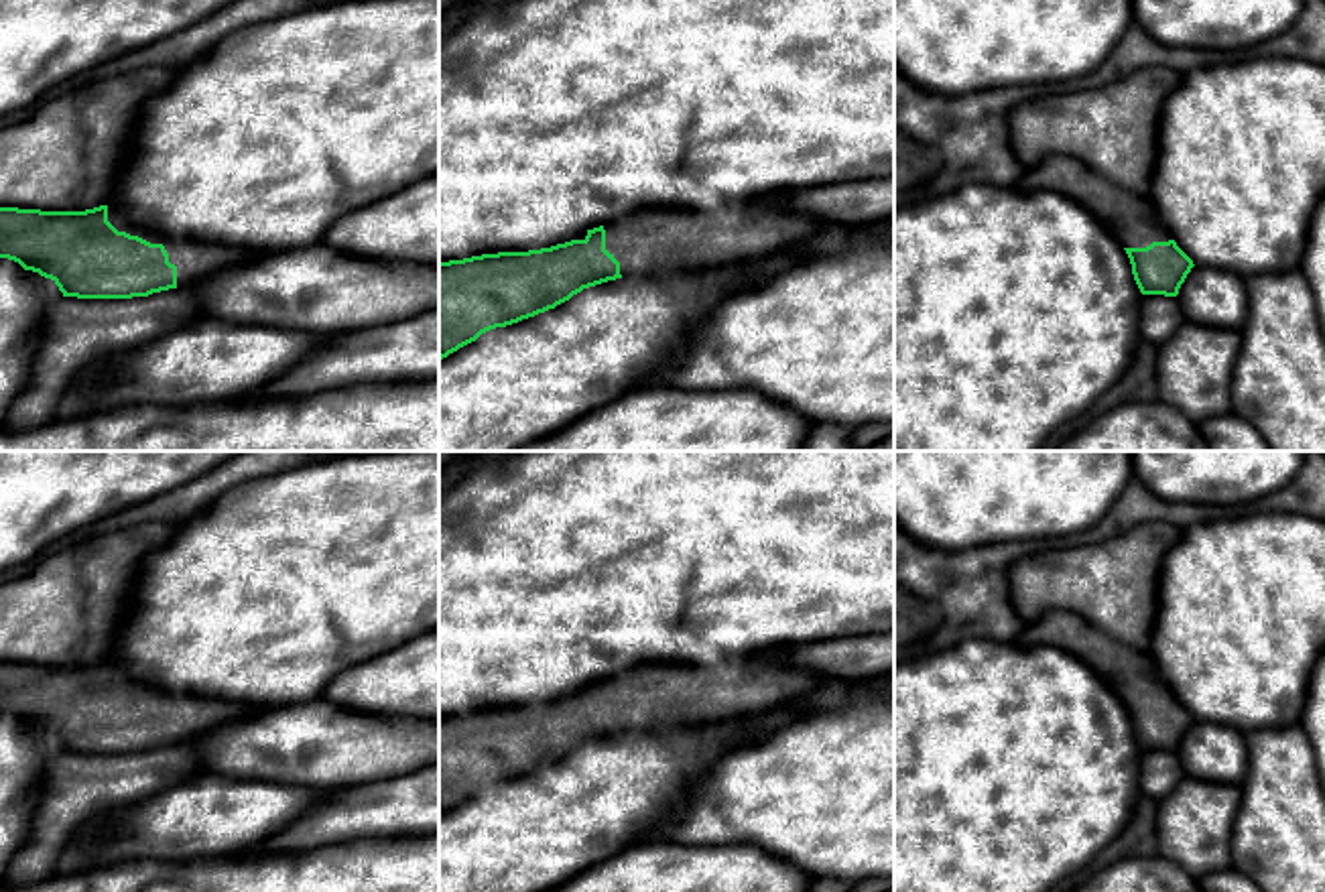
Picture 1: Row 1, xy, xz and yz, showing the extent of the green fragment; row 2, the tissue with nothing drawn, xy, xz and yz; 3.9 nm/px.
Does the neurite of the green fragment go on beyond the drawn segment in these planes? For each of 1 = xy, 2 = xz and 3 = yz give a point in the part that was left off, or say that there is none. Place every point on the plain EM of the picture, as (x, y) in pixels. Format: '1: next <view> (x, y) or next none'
1: next xy (196, 716)
2: next xz (651, 697)
3: next yz (1132, 675)

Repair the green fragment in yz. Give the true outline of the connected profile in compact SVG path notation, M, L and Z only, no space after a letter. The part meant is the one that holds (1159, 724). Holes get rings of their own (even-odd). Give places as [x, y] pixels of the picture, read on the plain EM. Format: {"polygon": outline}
{"polygon": "M1073 612L1024 624L1022 646L1053 644L1089 664L1126 705L1142 750L1177 752L1193 715L1177 701L1154 656L1130 648Z"}

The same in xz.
{"polygon": "M788 646L760 648L715 666L650 662L551 703L439 717L439 815L490 784L555 764L583 744L622 731L662 731L699 721L760 713L835 679L819 671L786 664L780 654Z"}

